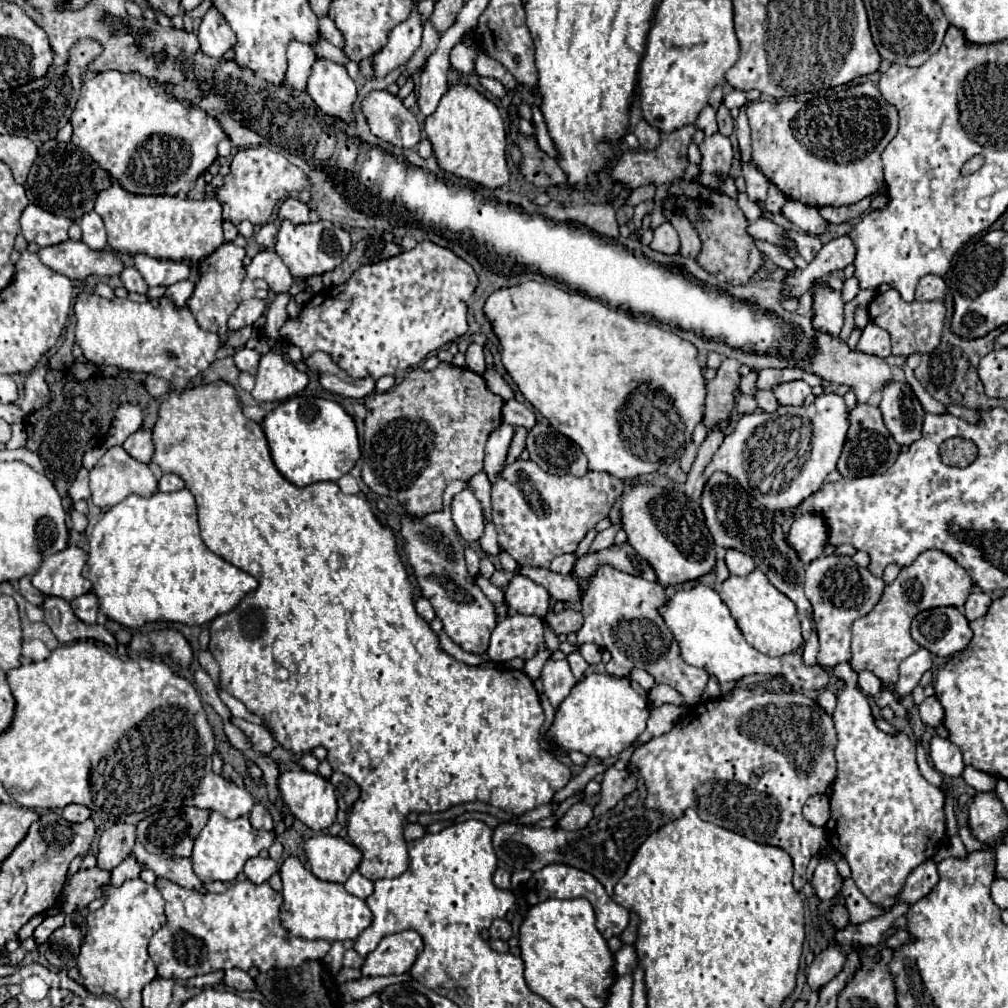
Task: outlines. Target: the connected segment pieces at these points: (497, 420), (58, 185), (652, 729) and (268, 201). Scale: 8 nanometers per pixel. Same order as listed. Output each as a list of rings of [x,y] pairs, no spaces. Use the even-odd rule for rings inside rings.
[[[440,363],[434,371],[412,369],[396,387],[386,393],[372,393],[364,401],[368,415],[364,419],[362,481],[378,495],[386,495],[388,491],[388,495],[414,517],[442,511],[442,493],[446,485],[456,479],[468,481],[482,469],[484,443],[502,423],[502,403],[502,397],[490,393],[484,379],[468,369],[454,367],[452,363]],[[418,455],[424,455],[424,467],[418,467]]]
[[[52,139],[38,149],[38,159],[30,169],[24,187],[26,187],[26,197],[32,205],[38,205],[54,215],[68,217],[70,221],[78,221],[82,219],[82,215],[94,209],[98,193],[112,187],[112,179],[82,149],[74,147],[72,143],[58,143]]]
[[[660,705],[660,707],[652,707],[650,711],[650,719],[648,719],[648,727],[646,731],[640,735],[638,743],[646,743],[652,737],[664,735],[666,731],[670,731],[670,727],[674,727],[680,717],[684,713],[684,707],[674,707],[674,705]]]
[[[260,145],[240,149],[234,155],[230,163],[230,173],[224,177],[224,185],[216,189],[214,199],[222,205],[224,221],[238,225],[240,221],[248,219],[254,225],[264,225],[280,199],[286,199],[302,189],[310,189],[306,175],[296,165],[290,165],[290,161],[282,153]]]

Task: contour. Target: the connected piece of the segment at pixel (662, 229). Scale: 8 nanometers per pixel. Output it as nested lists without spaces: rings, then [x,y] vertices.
[[[662,223],[654,231],[654,239],[652,239],[650,247],[658,253],[676,255],[676,253],[680,253],[680,237],[678,237],[676,229],[670,223]]]

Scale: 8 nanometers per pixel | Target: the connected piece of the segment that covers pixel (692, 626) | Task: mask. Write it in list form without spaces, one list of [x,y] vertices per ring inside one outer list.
[[[694,583],[692,587],[684,587],[676,591],[674,597],[670,597],[662,607],[658,607],[658,613],[662,615],[666,627],[674,635],[680,647],[680,657],[694,667],[704,669],[708,675],[714,675],[720,683],[732,683],[740,681],[746,675],[778,675],[782,673],[784,679],[800,689],[814,689],[820,691],[828,685],[828,673],[820,667],[806,667],[802,663],[802,653],[790,653],[782,657],[768,657],[756,651],[752,645],[748,645],[732,619],[728,607],[722,603],[720,595],[704,585],[704,583]]]

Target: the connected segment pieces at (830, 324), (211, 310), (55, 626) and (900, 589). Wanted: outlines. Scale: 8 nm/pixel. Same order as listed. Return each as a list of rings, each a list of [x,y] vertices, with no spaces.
[[[822,281],[812,283],[812,325],[816,331],[830,337],[838,337],[844,325],[844,301],[840,291],[824,285]]]
[[[224,243],[222,247],[218,247],[210,257],[206,257],[200,263],[200,281],[196,283],[194,295],[188,301],[188,307],[192,309],[192,315],[196,317],[198,325],[202,329],[214,331],[214,333],[226,333],[226,323],[228,317],[236,311],[236,307],[240,305],[240,283],[246,275],[242,259],[244,259],[244,249],[236,247],[234,243]]]
[[[46,597],[42,603],[44,609],[44,621],[56,635],[60,643],[72,643],[82,639],[94,639],[102,641],[110,647],[116,647],[114,635],[102,627],[102,625],[86,625],[82,623],[70,609],[70,603],[60,597]]]
[[[924,551],[910,567],[900,569],[894,583],[884,587],[882,599],[870,611],[870,615],[856,619],[852,625],[852,659],[850,665],[856,673],[870,671],[884,685],[898,681],[898,665],[902,659],[920,649],[920,645],[910,637],[910,621],[916,613],[934,607],[958,607],[962,609],[972,589],[972,579],[966,571],[942,555],[942,551]]]

